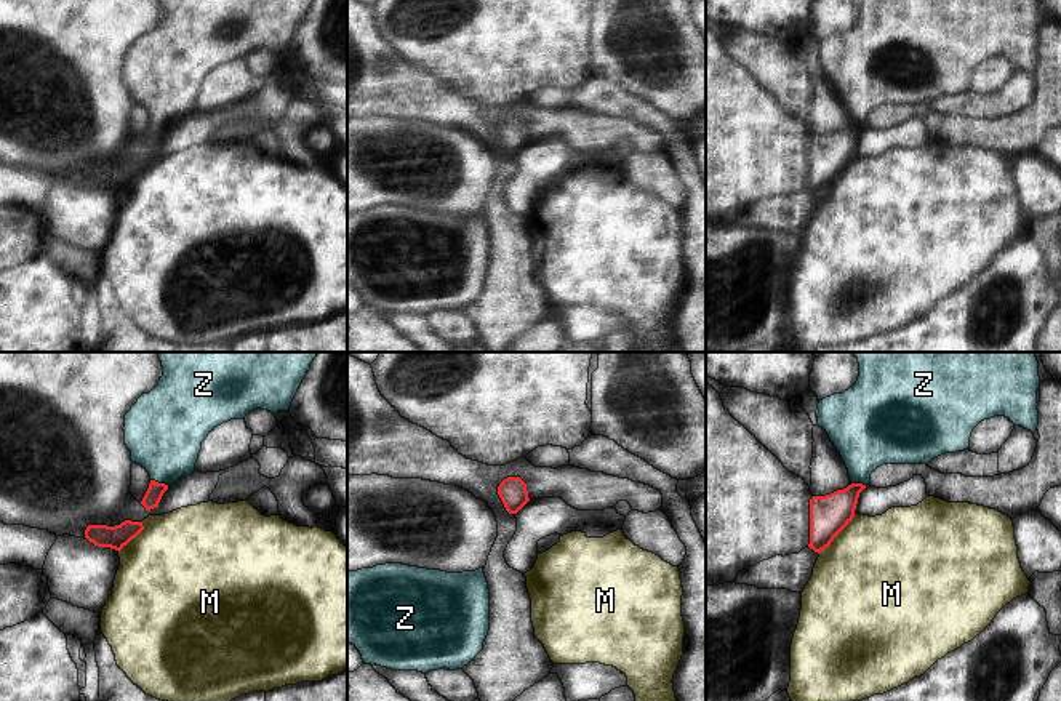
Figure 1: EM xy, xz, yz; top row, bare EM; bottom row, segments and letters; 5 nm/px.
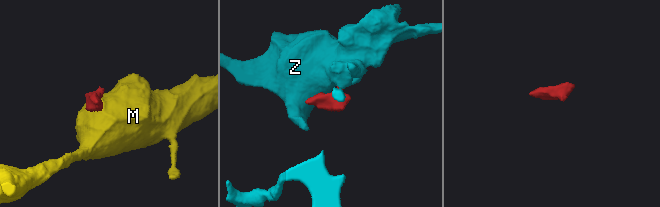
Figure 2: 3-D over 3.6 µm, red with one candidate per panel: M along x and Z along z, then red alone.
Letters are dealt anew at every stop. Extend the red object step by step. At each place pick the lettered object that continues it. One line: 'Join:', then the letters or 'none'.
Join: Z

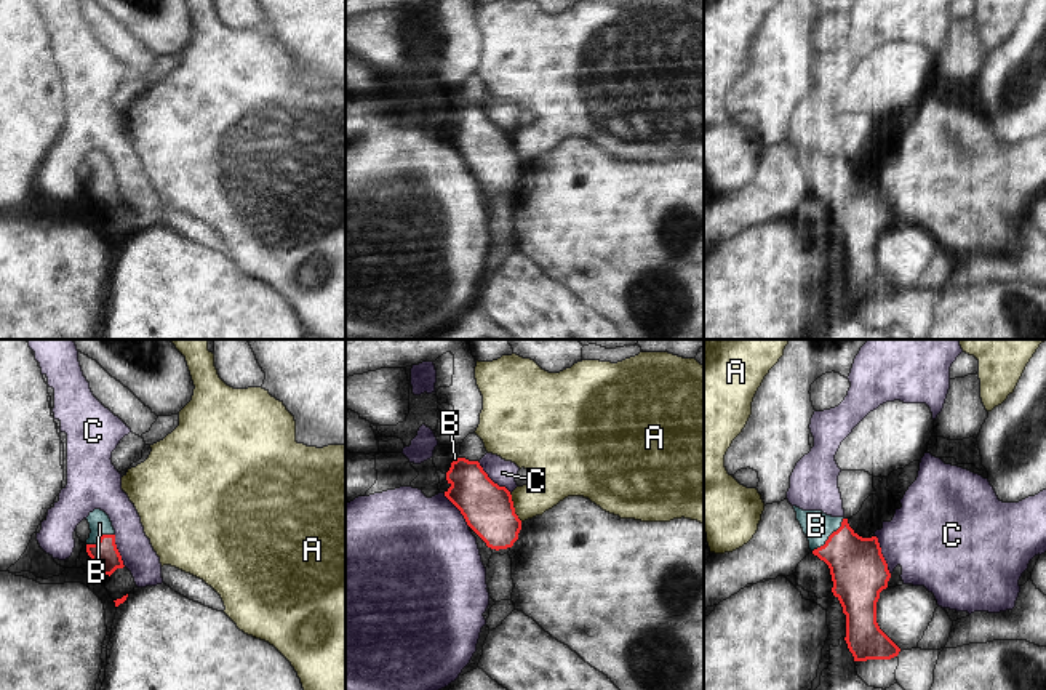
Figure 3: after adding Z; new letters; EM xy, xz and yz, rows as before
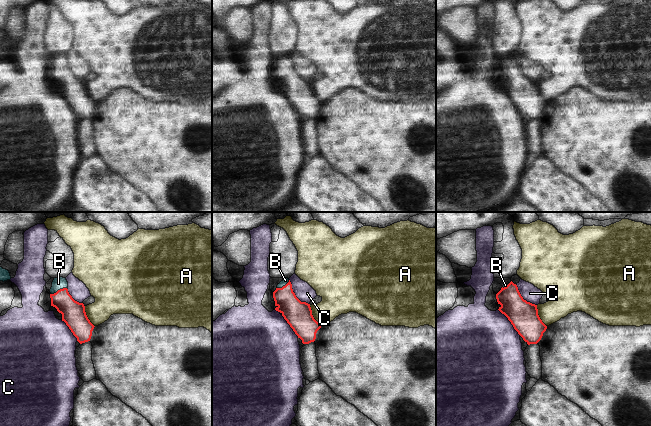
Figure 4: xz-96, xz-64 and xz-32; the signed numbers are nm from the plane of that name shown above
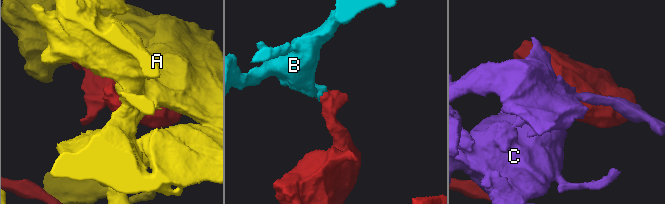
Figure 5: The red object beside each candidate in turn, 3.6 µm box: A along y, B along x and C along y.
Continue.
Join: B

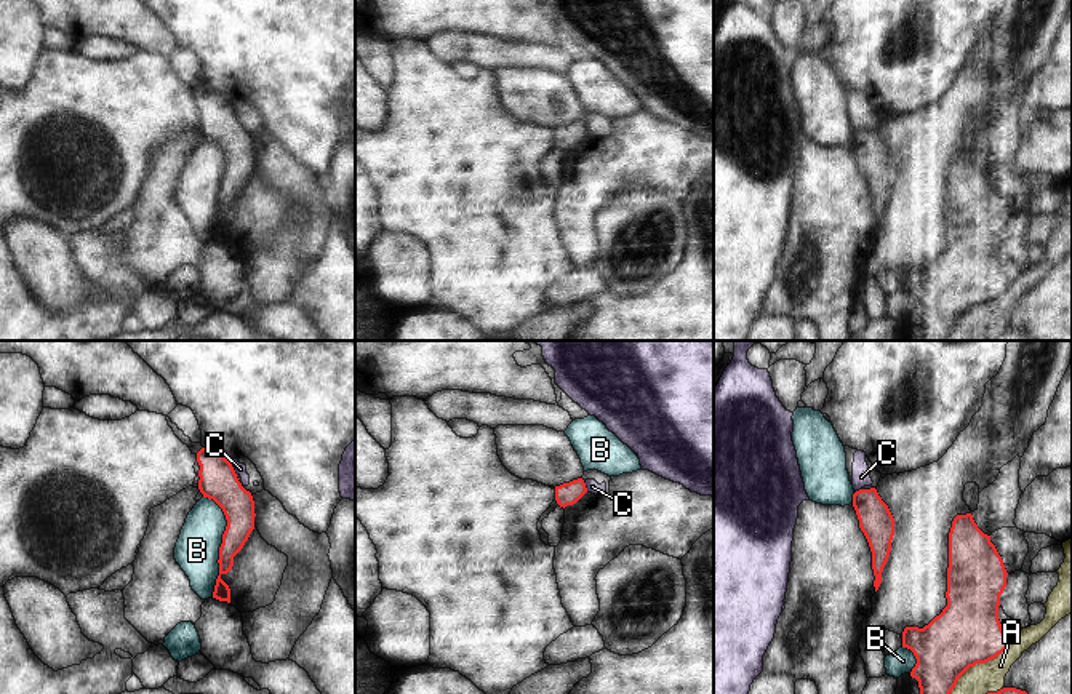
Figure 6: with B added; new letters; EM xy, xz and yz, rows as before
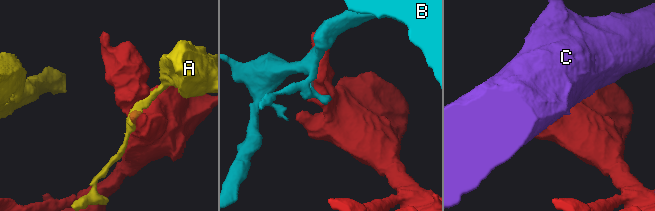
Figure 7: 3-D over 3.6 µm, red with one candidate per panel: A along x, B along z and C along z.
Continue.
Join: none

